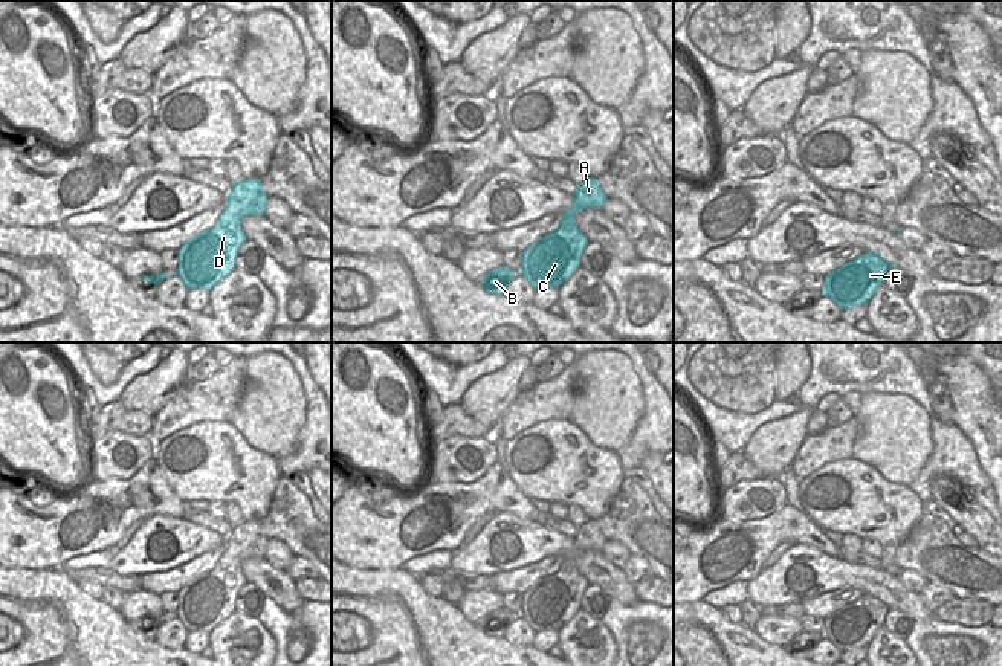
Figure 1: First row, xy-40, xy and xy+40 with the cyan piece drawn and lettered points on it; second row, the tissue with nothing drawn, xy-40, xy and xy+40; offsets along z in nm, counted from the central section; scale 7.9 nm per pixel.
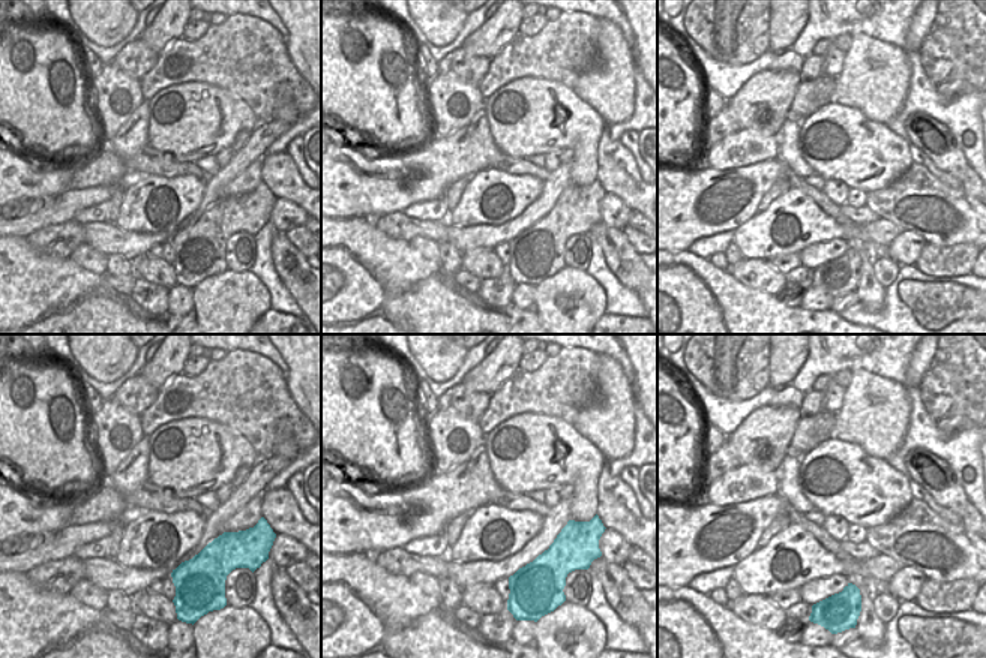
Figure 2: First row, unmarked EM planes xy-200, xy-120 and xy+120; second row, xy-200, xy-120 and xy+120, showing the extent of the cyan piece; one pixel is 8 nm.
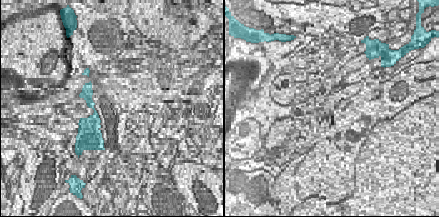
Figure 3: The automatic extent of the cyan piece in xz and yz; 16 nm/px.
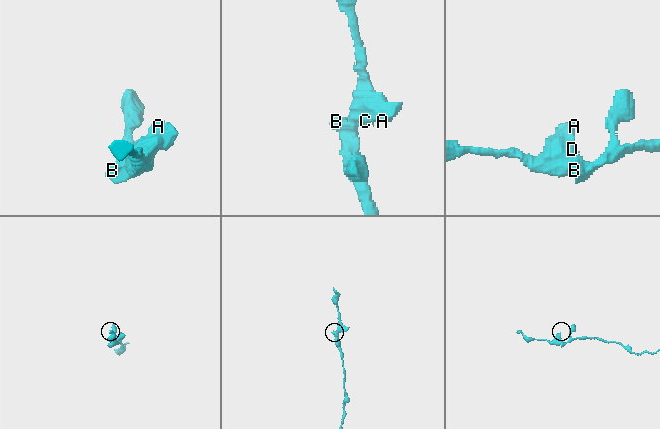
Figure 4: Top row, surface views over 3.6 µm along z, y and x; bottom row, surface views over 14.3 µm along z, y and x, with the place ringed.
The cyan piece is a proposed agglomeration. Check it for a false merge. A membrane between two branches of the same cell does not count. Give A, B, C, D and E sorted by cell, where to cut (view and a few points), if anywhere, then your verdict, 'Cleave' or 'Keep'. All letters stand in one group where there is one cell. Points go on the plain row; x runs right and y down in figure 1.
Groups: A B C D E. No split. Keep

